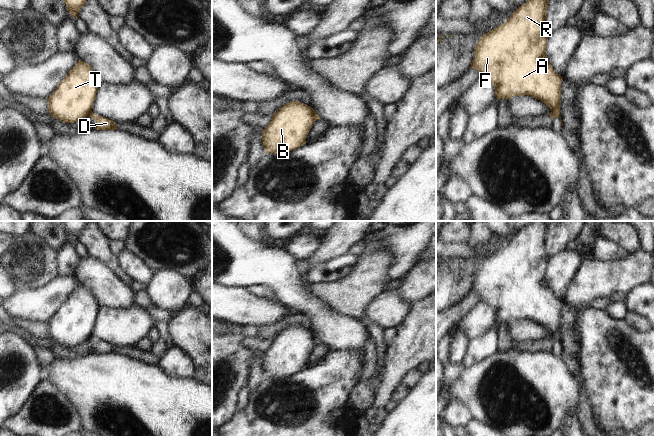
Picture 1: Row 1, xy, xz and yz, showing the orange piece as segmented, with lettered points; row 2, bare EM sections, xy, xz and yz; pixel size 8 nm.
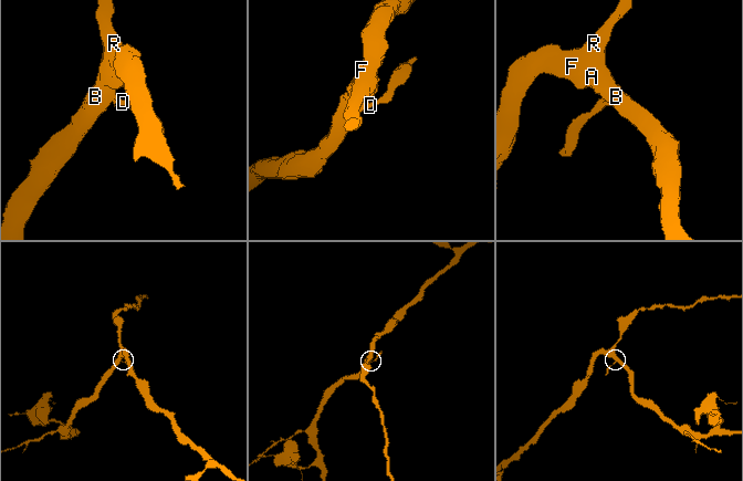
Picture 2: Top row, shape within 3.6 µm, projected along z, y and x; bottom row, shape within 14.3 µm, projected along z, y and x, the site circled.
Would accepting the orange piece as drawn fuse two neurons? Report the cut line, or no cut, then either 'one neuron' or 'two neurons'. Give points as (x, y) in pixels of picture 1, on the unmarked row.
cut yz (552, 335), (557, 335), (559, 338); two neurons

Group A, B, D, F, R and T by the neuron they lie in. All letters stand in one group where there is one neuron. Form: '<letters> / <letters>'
A B F R T / D

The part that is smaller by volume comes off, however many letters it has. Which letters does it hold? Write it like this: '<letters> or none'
D

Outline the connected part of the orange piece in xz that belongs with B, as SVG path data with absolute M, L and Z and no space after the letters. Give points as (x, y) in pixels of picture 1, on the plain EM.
M298 325L287 326L274 338L262 356L266 377L290 376L306 367L316 345L312 331Z

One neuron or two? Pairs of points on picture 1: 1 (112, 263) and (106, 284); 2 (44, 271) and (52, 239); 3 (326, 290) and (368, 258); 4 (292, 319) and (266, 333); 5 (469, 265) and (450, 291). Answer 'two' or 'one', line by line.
1: two
2: two
3: one
4: one
5: one

